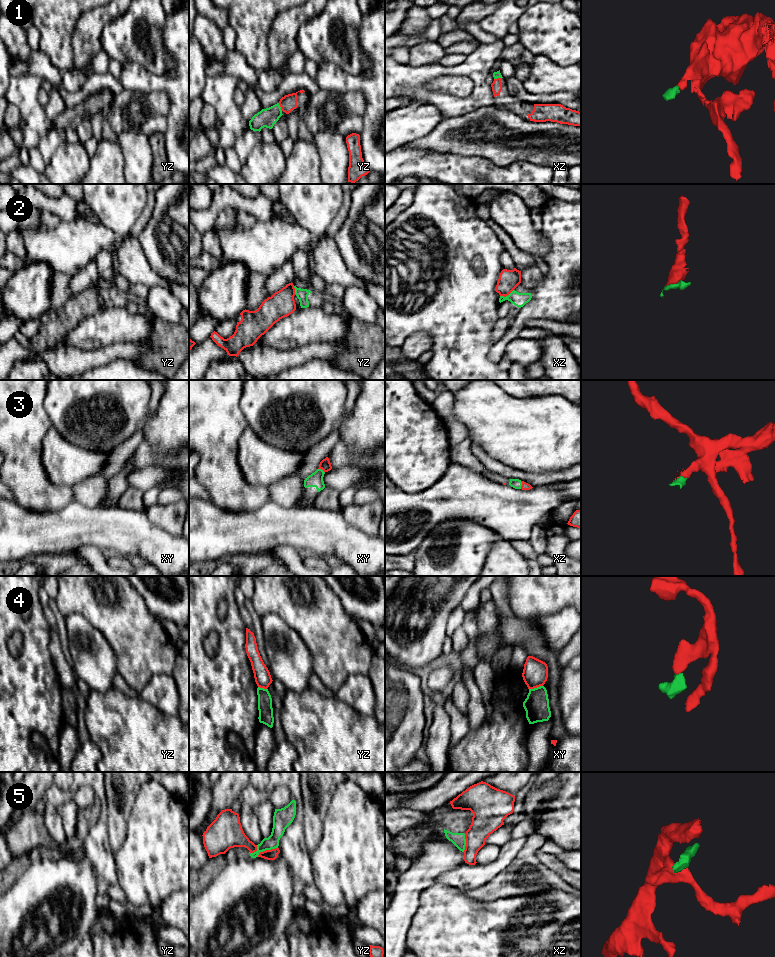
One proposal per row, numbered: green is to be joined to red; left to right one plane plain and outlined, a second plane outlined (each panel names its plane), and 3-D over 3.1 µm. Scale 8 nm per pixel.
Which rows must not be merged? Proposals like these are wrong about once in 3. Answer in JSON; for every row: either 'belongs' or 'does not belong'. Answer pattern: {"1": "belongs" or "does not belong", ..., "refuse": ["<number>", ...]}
{"1": "belongs", "2": "belongs", "3": "belongs", "4": "does not belong", "5": "does not belong", "refuse": ["4", "5"]}

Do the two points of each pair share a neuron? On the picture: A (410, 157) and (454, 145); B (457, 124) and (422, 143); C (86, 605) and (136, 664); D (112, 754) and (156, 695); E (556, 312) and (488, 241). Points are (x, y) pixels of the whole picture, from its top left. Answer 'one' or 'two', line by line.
A: two
B: one
C: one
D: two
E: two

